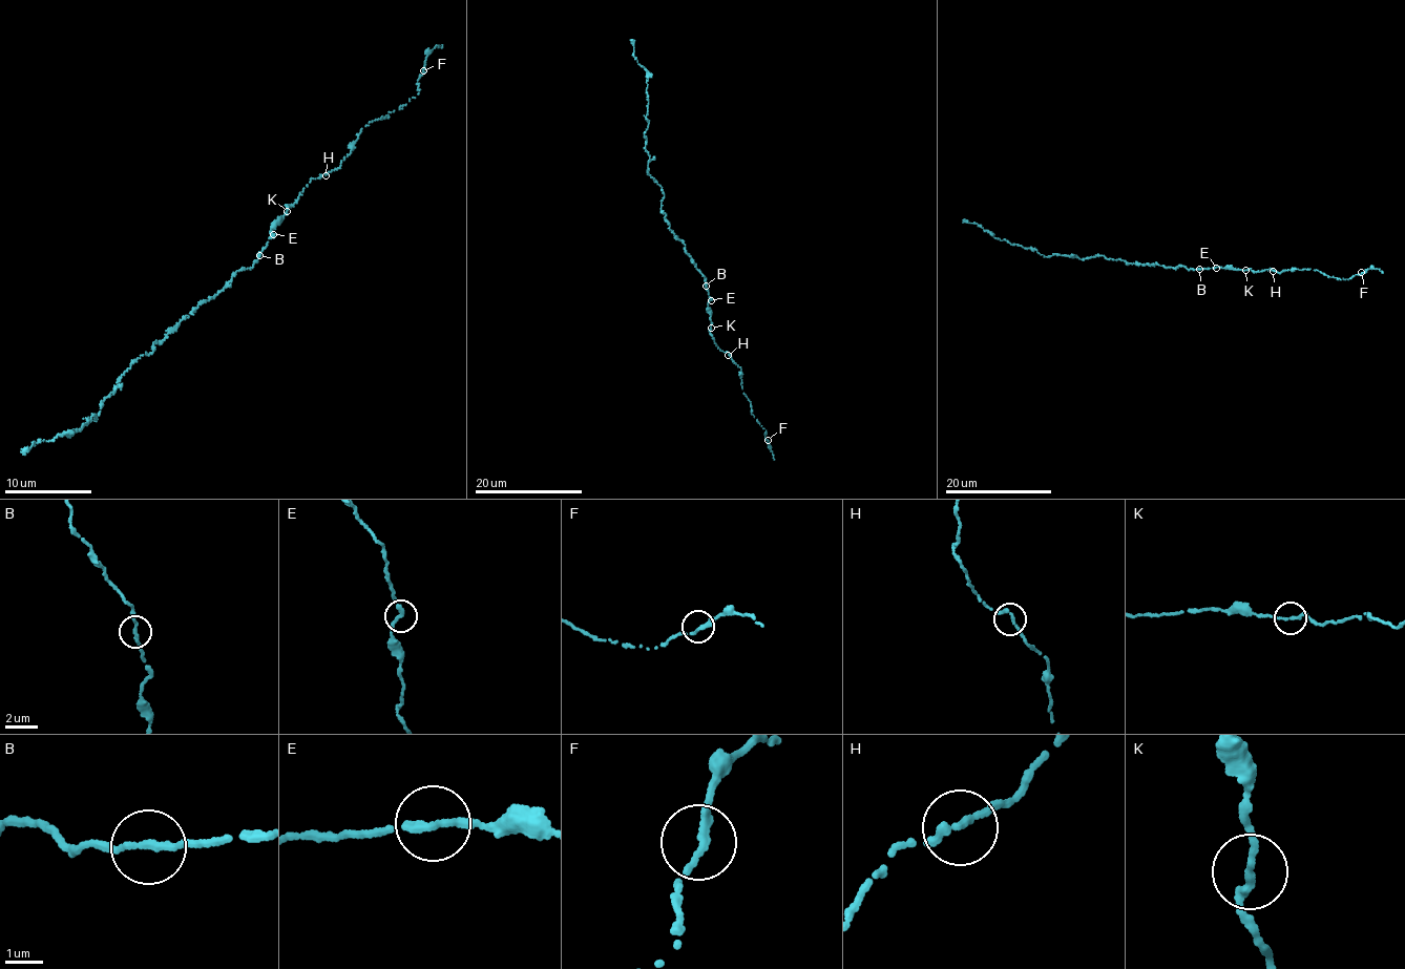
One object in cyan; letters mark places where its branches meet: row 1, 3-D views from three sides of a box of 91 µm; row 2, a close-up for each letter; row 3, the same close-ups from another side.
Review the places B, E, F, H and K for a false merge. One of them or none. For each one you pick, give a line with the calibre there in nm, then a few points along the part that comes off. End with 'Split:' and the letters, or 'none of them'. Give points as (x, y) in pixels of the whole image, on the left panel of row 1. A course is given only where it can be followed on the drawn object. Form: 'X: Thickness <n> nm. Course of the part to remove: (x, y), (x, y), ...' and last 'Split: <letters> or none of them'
Split: none of them

